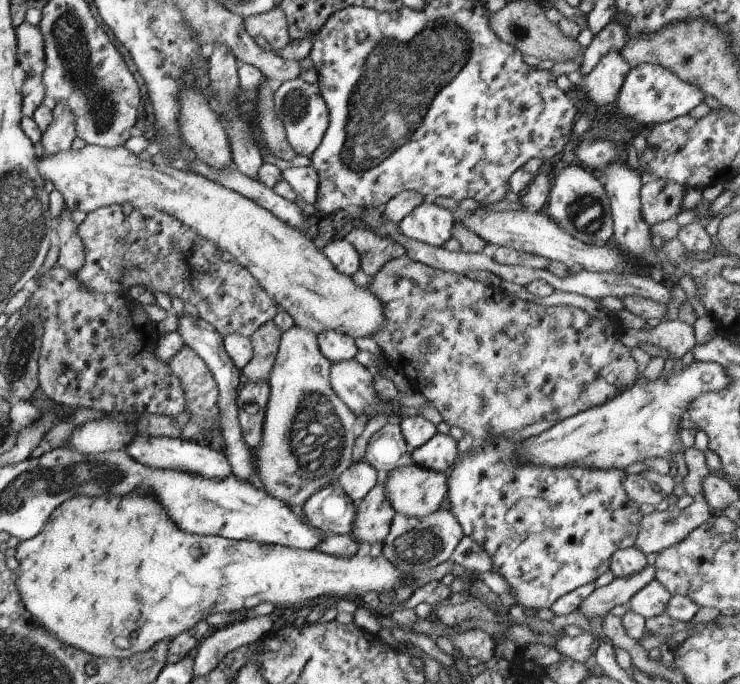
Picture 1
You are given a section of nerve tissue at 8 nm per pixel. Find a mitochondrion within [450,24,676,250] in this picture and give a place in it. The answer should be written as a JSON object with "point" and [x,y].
{"point":[588,215]}

